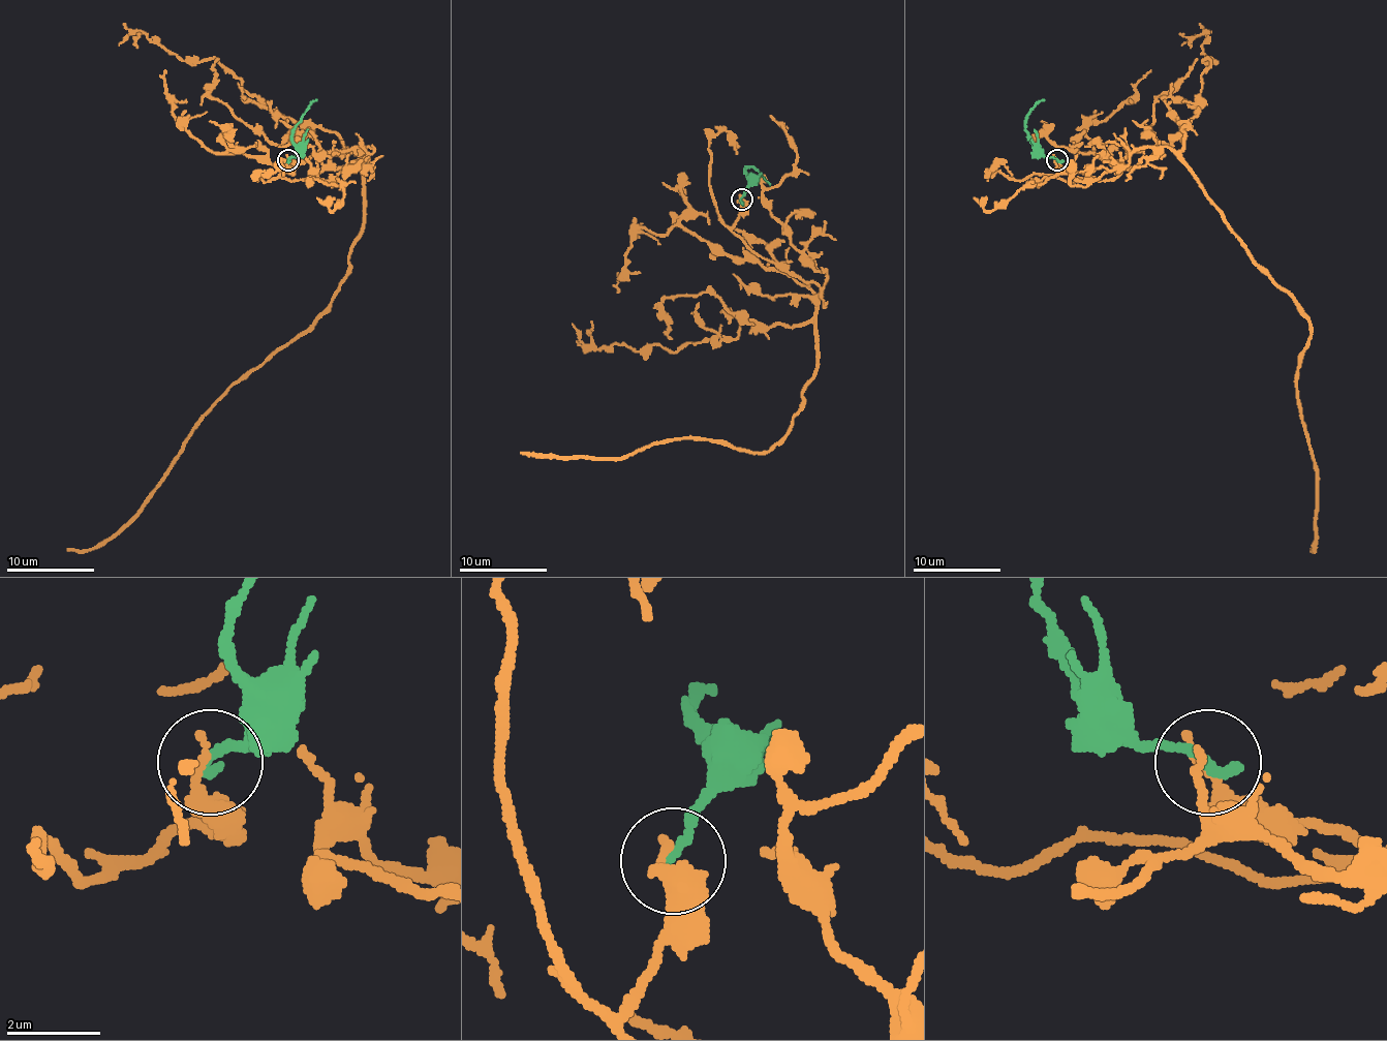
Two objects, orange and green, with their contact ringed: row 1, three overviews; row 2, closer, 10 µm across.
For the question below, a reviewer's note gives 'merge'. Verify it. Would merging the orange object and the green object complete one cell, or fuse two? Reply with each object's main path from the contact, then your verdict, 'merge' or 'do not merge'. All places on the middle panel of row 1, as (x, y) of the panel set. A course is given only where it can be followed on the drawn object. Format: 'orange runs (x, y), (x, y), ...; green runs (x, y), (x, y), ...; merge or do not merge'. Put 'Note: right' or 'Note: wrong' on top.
Note: wrong
orange runs (740, 198), (733, 232), (819, 288), (817, 372), (791, 429), (766, 452), (672, 438), (621, 458), (520, 452); green runs (742, 198), (748, 185), (748, 167), (770, 185); do not merge

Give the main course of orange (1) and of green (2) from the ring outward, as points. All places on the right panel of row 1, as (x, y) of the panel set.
1: (1056, 160), (1111, 180), (1169, 147), (1245, 252), (1310, 324), (1296, 400), (1316, 475), (1316, 530), (1310, 548)
2: (1056, 160), (1043, 154), (1025, 129), (1028, 114), (1043, 98)

